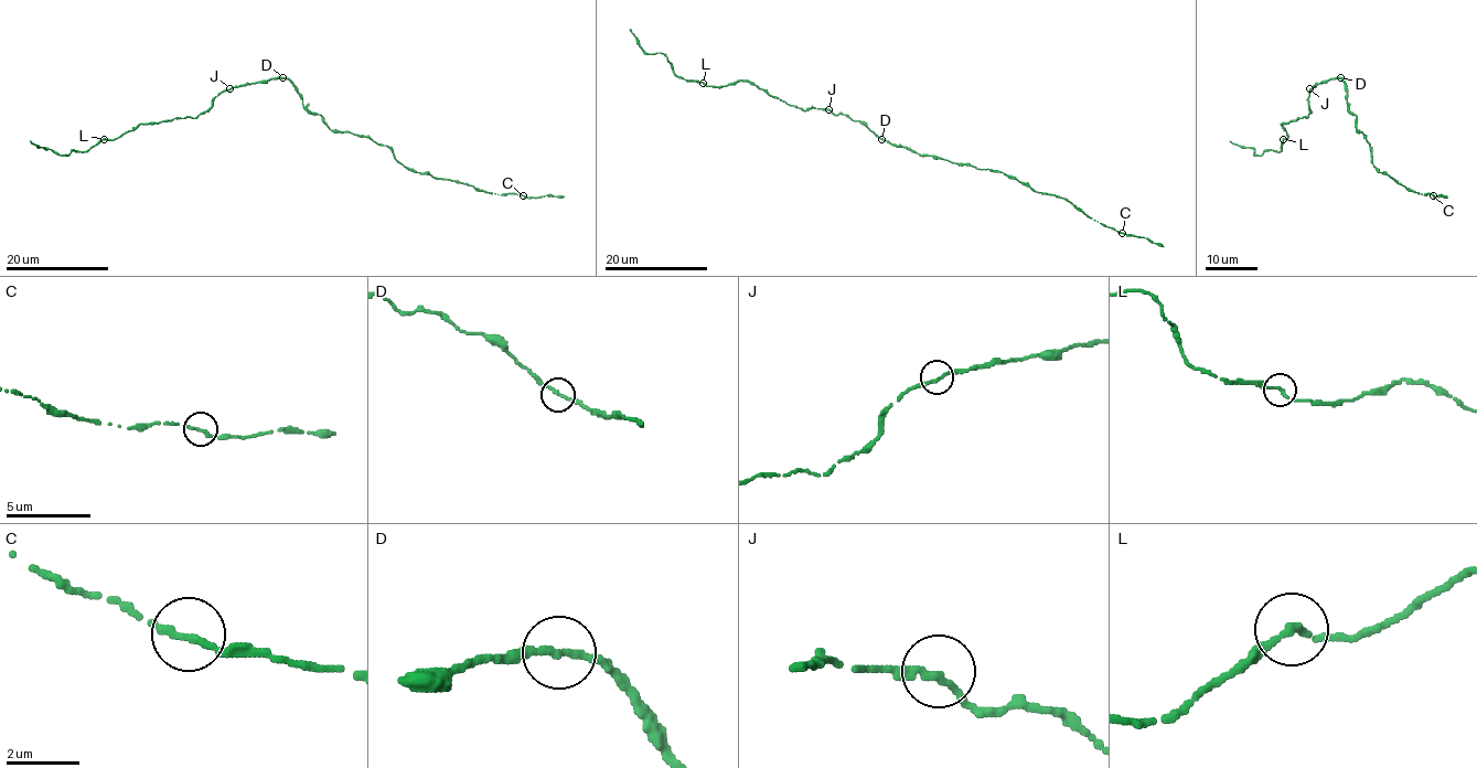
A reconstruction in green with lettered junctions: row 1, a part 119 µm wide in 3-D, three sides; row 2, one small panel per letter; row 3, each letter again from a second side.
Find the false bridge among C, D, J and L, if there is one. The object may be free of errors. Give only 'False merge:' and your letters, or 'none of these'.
False merge: none of these

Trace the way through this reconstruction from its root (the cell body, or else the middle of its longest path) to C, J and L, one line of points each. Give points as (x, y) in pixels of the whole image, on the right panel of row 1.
C: (1346, 83), (1347, 107), (1356, 117), (1356, 129), (1363, 134), (1370, 145), (1372, 164), (1409, 190), (1433, 195)
J: (1346, 83), (1341, 78), (1331, 78), (1309, 88)
L: (1346, 83), (1341, 78), (1317, 83), (1308, 96), (1310, 112), (1307, 118), (1281, 125), (1287, 136), (1284, 138)

